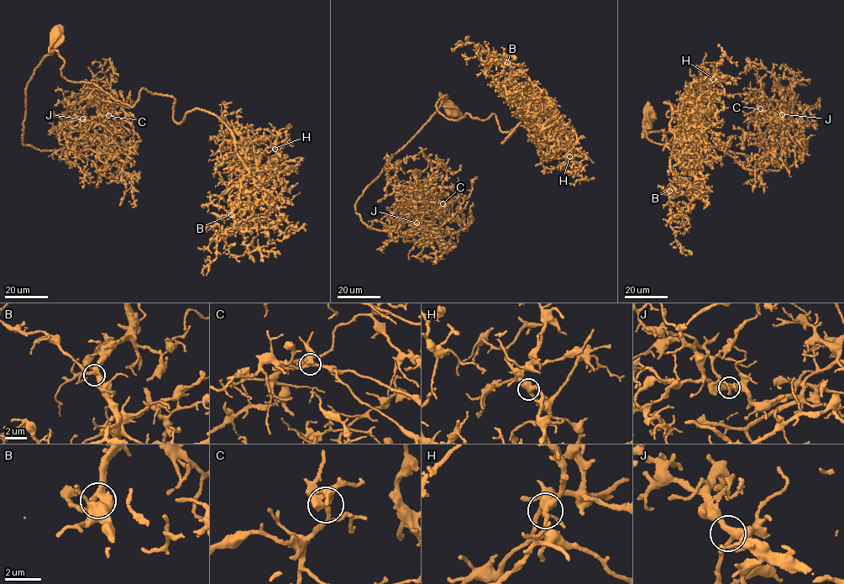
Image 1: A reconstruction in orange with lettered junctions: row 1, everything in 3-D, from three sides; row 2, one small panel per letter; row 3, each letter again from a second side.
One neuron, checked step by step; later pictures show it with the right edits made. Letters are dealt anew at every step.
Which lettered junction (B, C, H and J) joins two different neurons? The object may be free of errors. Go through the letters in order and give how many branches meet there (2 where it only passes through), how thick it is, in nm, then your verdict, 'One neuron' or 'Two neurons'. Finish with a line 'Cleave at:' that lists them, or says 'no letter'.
B: Branches: 3. Thickness 360 nm. One neuron
C: Branches: 3. Thickness 360 nm. One neuron
H: Branches: 3. Thickness 400 nm. One neuron
J: Branches: 3. Thickness 360 nm. One neuron
Cleave at: no letter

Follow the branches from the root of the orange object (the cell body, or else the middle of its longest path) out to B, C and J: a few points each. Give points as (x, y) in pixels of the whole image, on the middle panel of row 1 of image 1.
B: (454, 110), (440, 95), (448, 118), (493, 113), (516, 128), (502, 143), (547, 111), (507, 62)
C: (454, 110), (440, 95), (355, 211), (371, 228), (391, 230), (398, 206), (417, 213), (408, 193), (442, 203)
J: (454, 110), (440, 95), (437, 109), (355, 202), (361, 221), (371, 228), (413, 236), (427, 229), (416, 223)

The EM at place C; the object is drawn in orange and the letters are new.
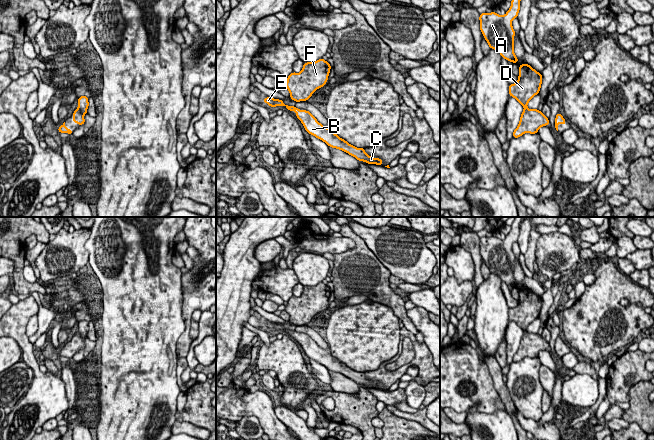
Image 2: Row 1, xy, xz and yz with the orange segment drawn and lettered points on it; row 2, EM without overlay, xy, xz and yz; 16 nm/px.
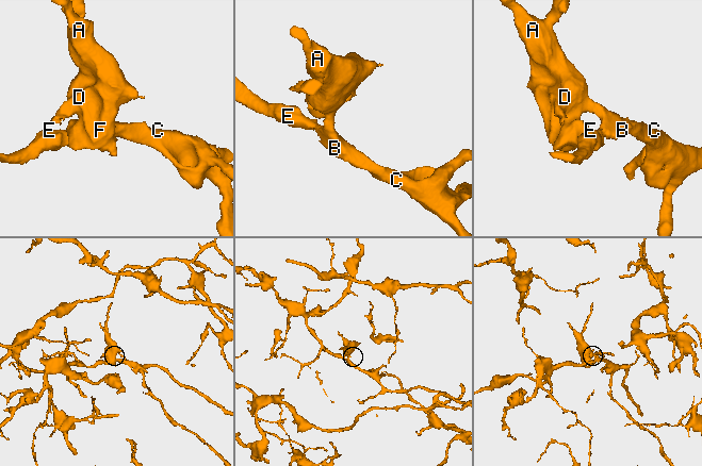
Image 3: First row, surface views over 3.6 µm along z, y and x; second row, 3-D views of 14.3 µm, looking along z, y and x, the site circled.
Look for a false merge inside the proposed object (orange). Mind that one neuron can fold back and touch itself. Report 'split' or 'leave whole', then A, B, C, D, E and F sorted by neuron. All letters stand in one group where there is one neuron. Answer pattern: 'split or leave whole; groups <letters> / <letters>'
leave whole; groups A B C D E F

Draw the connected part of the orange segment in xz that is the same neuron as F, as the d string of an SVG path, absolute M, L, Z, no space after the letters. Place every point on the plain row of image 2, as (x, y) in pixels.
M320 282L316 286L305 286L300 297L292 296L286 306L290 322L296 326L307 325L312 318L324 311L330 297L331 289Z

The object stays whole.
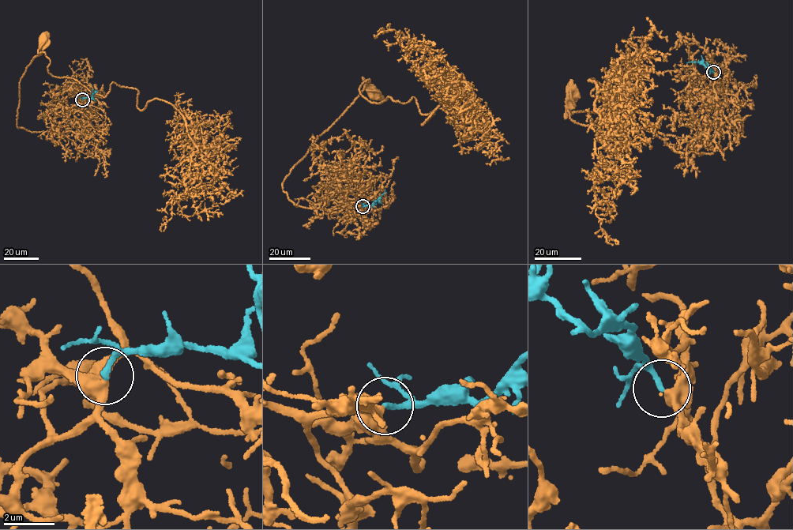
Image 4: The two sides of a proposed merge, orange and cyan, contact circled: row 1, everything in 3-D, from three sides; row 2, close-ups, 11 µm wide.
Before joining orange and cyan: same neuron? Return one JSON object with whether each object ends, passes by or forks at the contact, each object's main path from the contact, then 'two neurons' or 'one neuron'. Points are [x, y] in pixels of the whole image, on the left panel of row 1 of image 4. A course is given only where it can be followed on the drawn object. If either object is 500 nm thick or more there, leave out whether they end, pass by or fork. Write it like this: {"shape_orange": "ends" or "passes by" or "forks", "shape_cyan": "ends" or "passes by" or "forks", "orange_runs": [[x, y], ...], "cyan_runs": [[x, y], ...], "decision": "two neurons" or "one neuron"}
{"shape_orange": "passes by", "shape_cyan": "ends", "orange_runs": [[81, 99], [52, 130], [32, 132], [16, 125], [21, 78], [35, 58], [41, 54], [38, 50], [45, 40]], "cyan_runs": [[82, 99], [93, 99], [96, 90]], "decision": "one neuron"}

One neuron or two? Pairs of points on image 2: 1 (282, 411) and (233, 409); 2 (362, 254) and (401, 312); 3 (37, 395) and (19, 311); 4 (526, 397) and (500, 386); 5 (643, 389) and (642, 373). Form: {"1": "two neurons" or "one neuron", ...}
{"1": "two neurons", "2": "one neuron", "3": "one neuron", "4": "two neurons", "5": "two neurons"}

